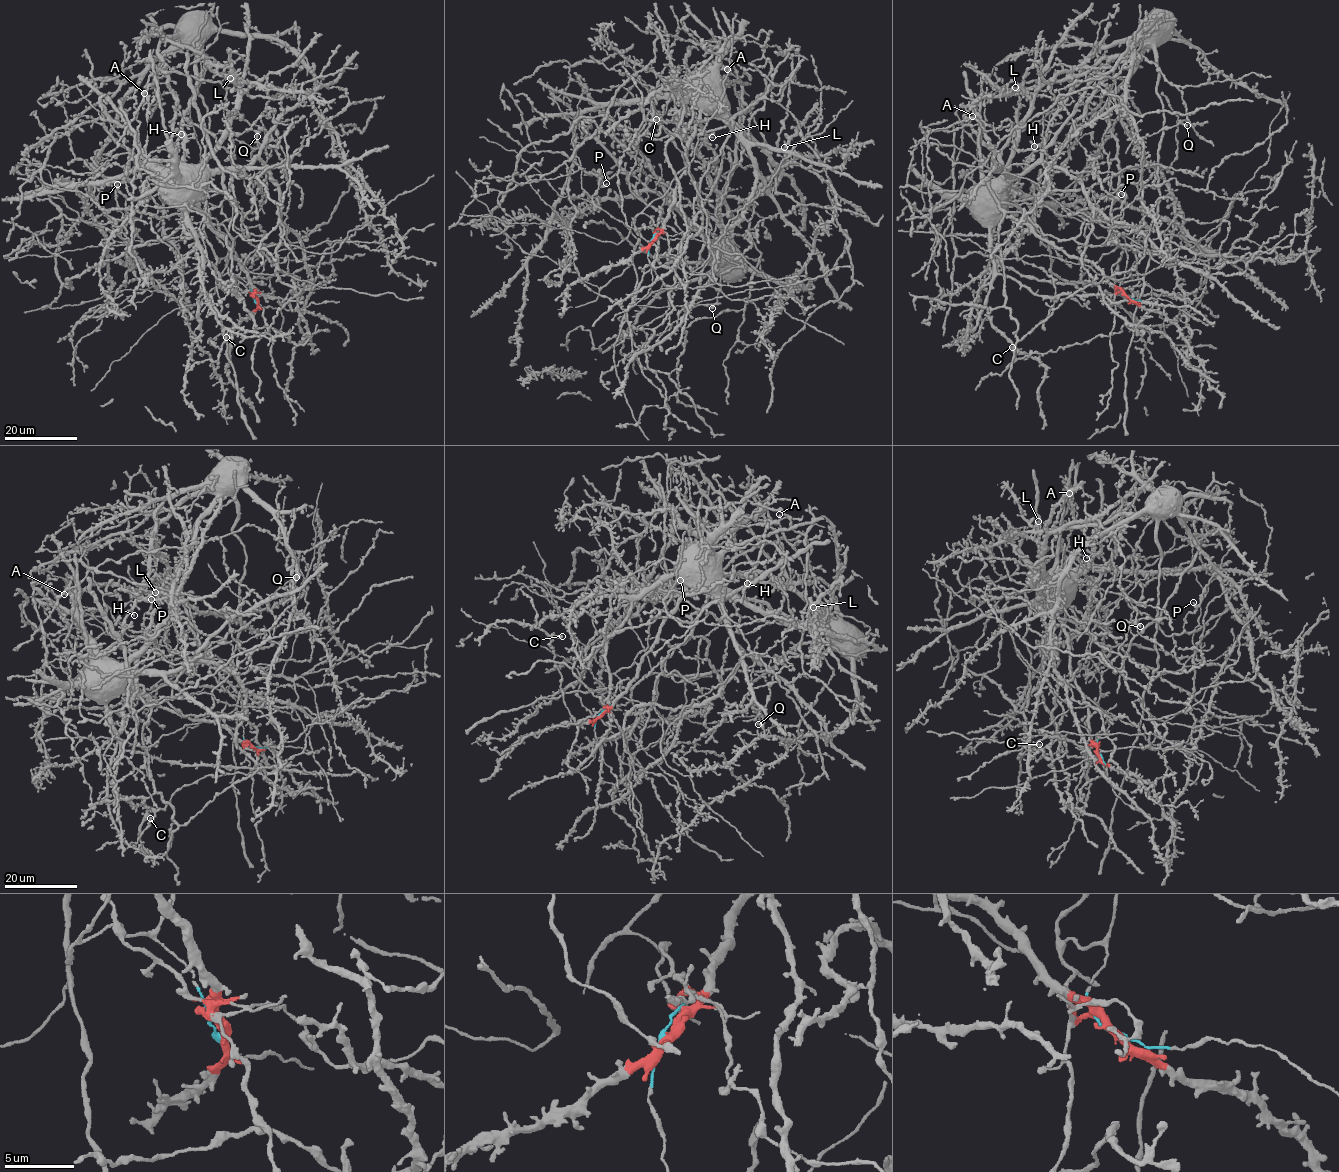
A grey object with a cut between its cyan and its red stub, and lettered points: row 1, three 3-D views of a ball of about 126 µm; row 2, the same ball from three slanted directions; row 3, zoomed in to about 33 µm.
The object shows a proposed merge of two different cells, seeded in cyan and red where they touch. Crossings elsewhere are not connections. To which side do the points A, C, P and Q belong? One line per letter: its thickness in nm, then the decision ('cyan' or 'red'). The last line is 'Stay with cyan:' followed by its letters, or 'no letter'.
A: 280 nm thick; red
C: 480 nm thick; red
P: 300 nm thick; red
Q: 400 nm thick; red
Stay with cyan: no letter

